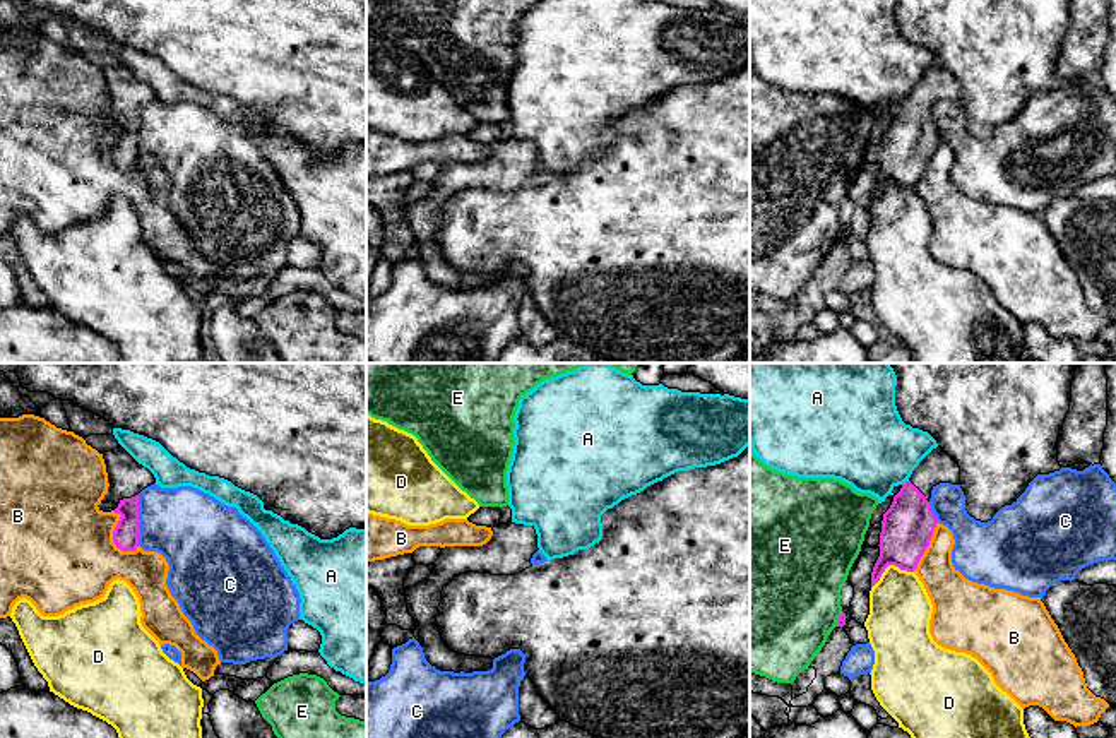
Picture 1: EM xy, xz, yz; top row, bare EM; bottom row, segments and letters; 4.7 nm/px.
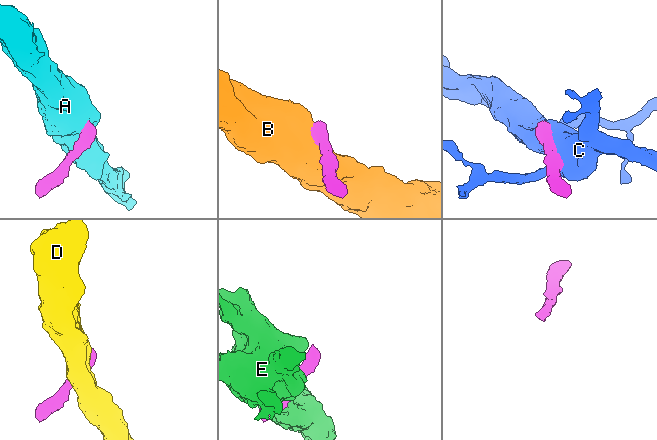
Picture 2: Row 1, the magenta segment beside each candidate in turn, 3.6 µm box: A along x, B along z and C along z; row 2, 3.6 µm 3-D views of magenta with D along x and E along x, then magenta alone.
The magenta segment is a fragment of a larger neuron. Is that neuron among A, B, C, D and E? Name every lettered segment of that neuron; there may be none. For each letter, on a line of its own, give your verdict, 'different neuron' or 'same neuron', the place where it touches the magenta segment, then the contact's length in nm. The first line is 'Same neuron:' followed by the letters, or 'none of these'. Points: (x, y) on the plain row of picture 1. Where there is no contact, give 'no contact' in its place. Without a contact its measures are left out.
Same neuron: none of these
A: different neuron | yz (904, 100) | 40 nm
B: different neuron | xy (113, 151) | 220 nm
C: different neuron | xy (137, 137) | 240 nm
D: different neuron | yz (889, 180) | 220 nm
E: different neuron | yz (839, 235) | 80 nm

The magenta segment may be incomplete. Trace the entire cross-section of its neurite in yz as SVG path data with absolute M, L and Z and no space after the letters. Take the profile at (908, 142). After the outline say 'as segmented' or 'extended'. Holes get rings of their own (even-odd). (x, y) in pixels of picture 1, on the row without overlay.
M936 63L912 87L883 130L880 173L871 188L871 204L888 182L916 187L938 140L929 115L931 106L940 99L960 101L960 84L941 63Z; extended

